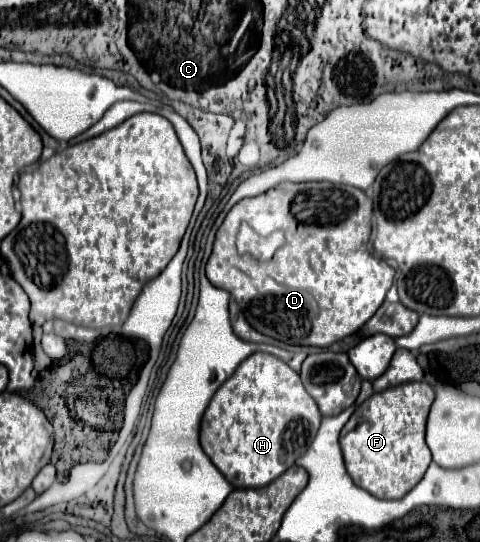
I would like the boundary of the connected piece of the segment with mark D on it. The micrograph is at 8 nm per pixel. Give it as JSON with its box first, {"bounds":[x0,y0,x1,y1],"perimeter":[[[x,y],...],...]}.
{"bounds":[205,184,395,348],"perimeter":[[[279,184],[229,210],[217,230],[205,274],[213,286],[227,290],[237,300],[257,332],[285,344],[327,348],[359,332],[393,284],[395,270],[367,250],[371,214],[373,202],[353,186]]]}

